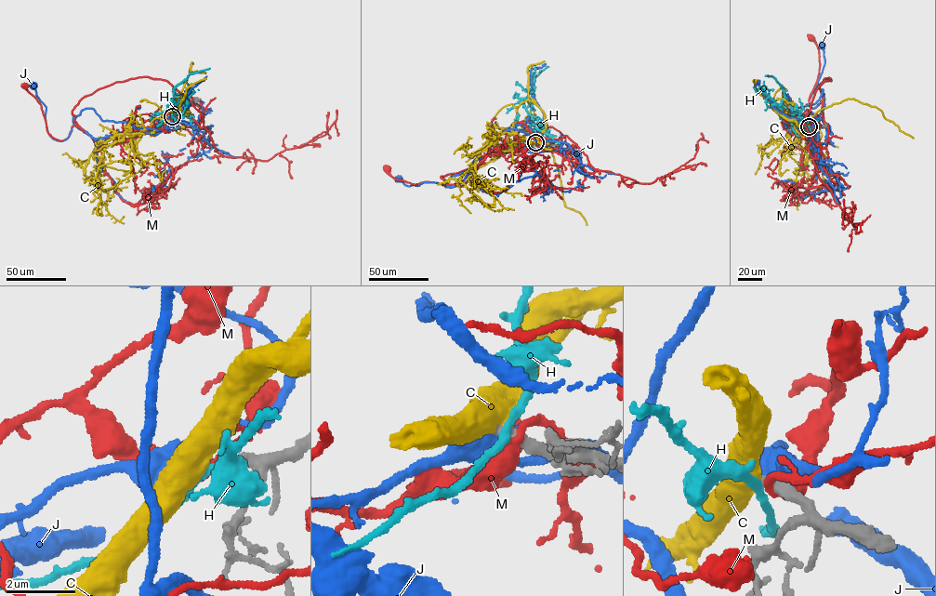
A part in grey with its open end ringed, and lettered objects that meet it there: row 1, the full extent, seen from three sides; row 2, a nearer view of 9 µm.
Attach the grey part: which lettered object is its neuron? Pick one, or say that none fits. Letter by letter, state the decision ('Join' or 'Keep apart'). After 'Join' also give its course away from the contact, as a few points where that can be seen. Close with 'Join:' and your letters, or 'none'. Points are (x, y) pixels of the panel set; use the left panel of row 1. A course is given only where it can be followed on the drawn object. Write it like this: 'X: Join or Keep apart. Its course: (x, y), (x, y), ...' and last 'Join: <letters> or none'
C: Join. Its course: (173, 116), (190, 112), (153, 119), (136, 145), (124, 138), (98, 138), (97, 146), (108, 156)
H: Keep apart
J: Keep apart
M: Keep apart
Join: C

